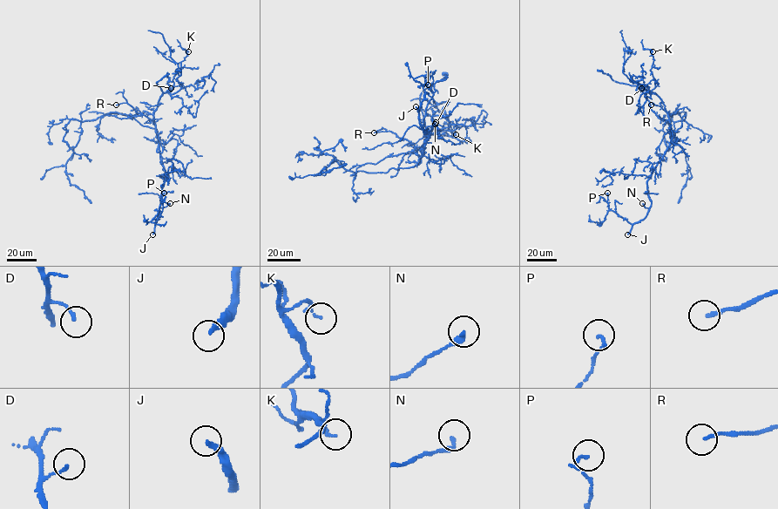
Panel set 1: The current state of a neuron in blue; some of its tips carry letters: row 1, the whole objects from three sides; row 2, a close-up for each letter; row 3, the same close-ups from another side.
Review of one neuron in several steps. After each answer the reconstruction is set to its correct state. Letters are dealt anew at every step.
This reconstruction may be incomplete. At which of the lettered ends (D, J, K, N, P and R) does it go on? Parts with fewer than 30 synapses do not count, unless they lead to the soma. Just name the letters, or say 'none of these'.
J

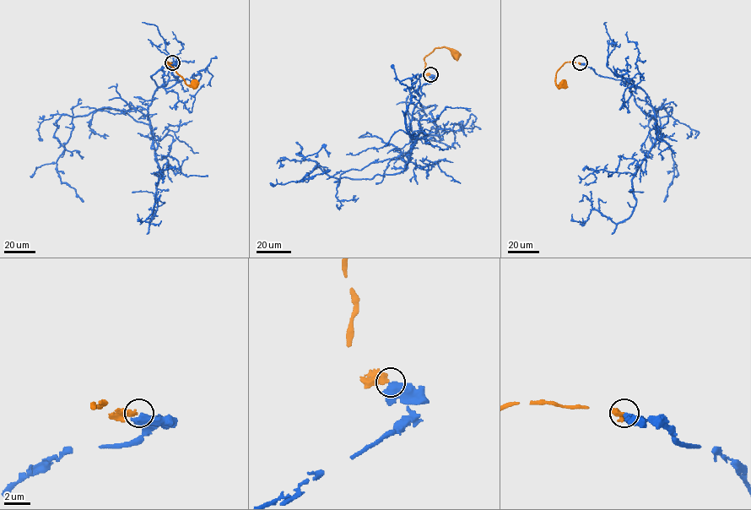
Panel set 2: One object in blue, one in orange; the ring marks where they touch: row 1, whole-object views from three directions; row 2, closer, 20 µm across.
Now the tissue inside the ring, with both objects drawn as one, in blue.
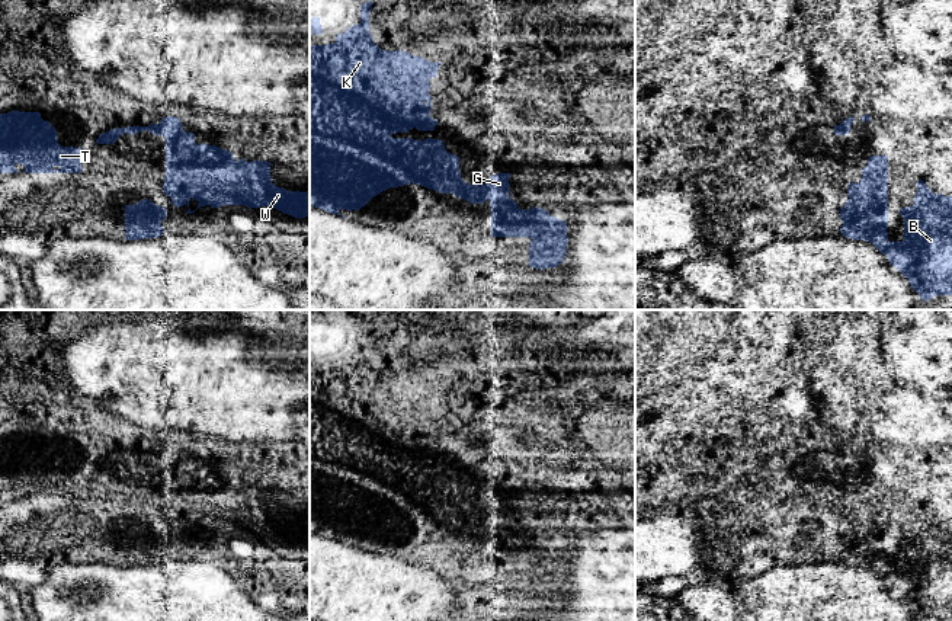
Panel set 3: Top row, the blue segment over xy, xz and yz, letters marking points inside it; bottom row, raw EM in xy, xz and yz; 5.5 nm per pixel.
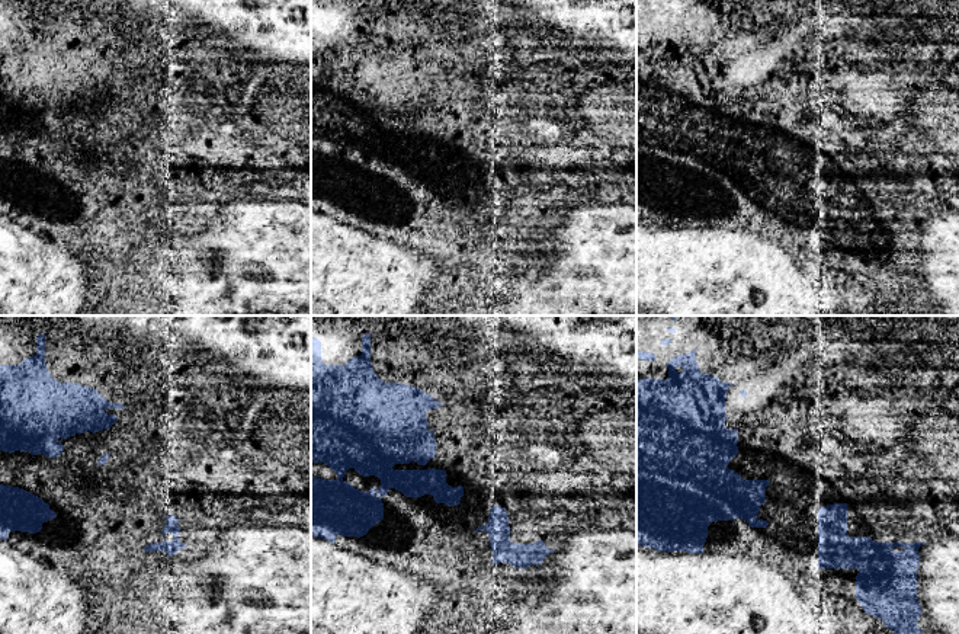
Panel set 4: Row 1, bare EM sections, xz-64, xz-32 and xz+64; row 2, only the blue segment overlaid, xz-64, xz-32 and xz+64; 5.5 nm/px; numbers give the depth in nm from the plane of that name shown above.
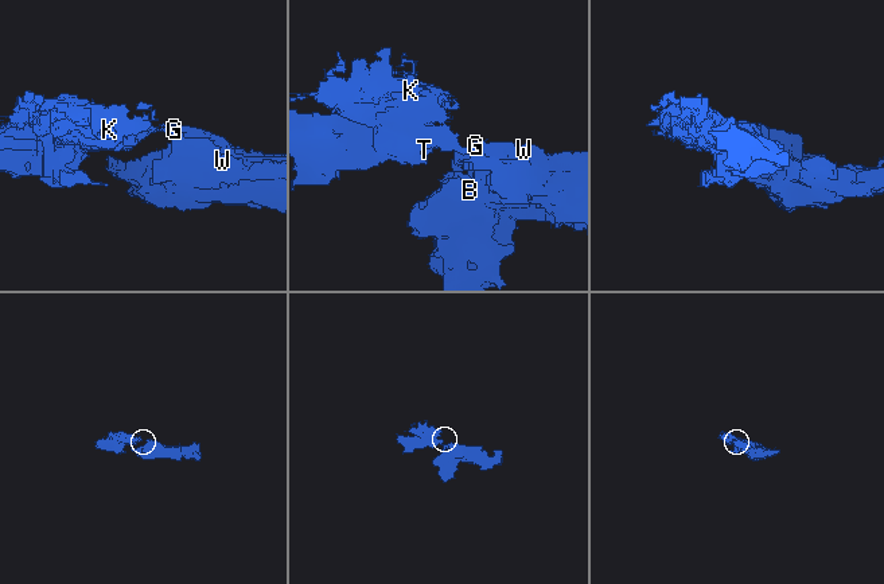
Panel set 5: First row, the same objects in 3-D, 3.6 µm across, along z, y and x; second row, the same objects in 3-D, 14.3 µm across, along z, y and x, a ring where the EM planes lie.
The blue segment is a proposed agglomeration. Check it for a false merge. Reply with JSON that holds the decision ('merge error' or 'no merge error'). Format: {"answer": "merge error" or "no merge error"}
{"answer": "no merge error"}

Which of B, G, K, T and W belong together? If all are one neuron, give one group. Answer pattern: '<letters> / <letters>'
B G K T W

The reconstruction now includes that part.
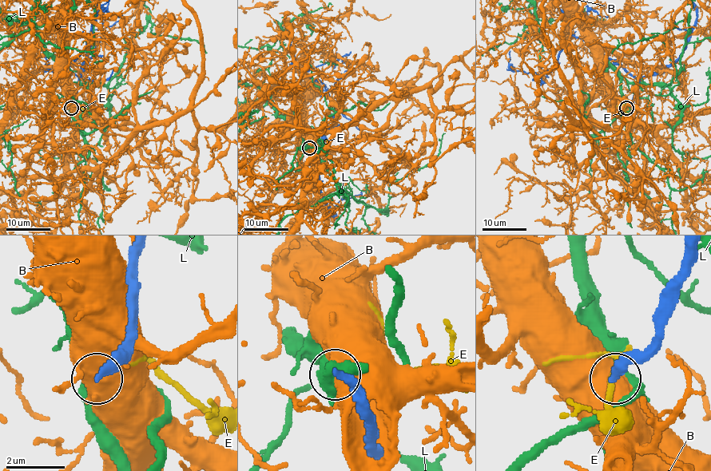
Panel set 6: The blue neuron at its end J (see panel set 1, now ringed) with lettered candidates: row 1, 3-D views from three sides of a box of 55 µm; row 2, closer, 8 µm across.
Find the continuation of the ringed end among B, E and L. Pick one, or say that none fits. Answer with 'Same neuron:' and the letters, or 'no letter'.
Same neuron: no letter

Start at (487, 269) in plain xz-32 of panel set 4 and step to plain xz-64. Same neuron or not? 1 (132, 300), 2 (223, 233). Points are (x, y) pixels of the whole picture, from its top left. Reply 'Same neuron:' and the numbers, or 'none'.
Same neuron: none

